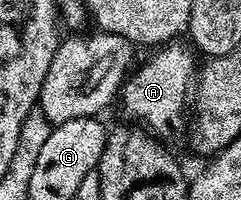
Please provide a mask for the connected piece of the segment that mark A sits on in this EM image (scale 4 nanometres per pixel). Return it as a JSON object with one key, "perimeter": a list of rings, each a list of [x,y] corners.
{"perimeter":[[[168,42],[157,47],[160,49],[140,69],[137,67],[131,73],[122,87],[124,112],[128,115],[125,117],[160,138],[170,135],[175,128],[185,127],[186,105],[190,100],[190,89],[193,87],[194,73],[198,68],[193,49],[188,46],[183,48],[176,43],[180,42]]]}

